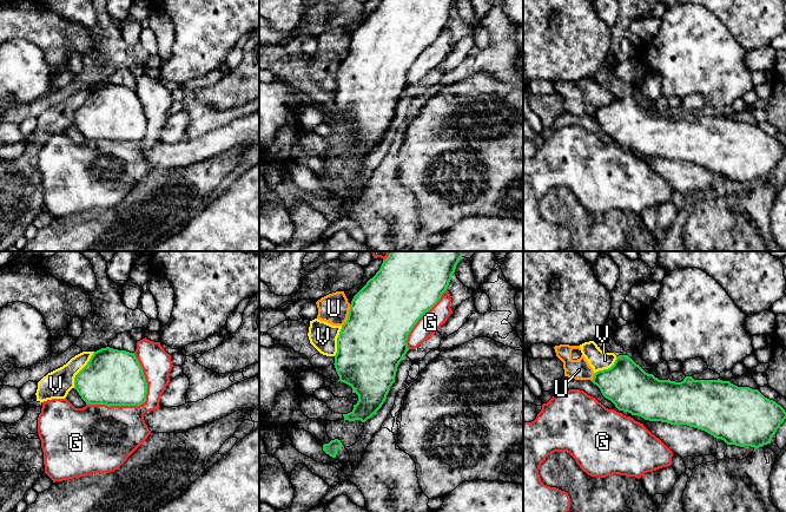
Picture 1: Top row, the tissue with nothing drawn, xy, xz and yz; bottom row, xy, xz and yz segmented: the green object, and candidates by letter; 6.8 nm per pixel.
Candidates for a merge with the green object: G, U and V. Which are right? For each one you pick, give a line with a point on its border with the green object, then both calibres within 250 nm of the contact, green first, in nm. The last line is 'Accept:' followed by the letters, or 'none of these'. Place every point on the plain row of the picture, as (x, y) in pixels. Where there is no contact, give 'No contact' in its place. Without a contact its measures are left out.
Accept: none of these

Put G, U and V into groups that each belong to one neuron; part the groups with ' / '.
G / U V

